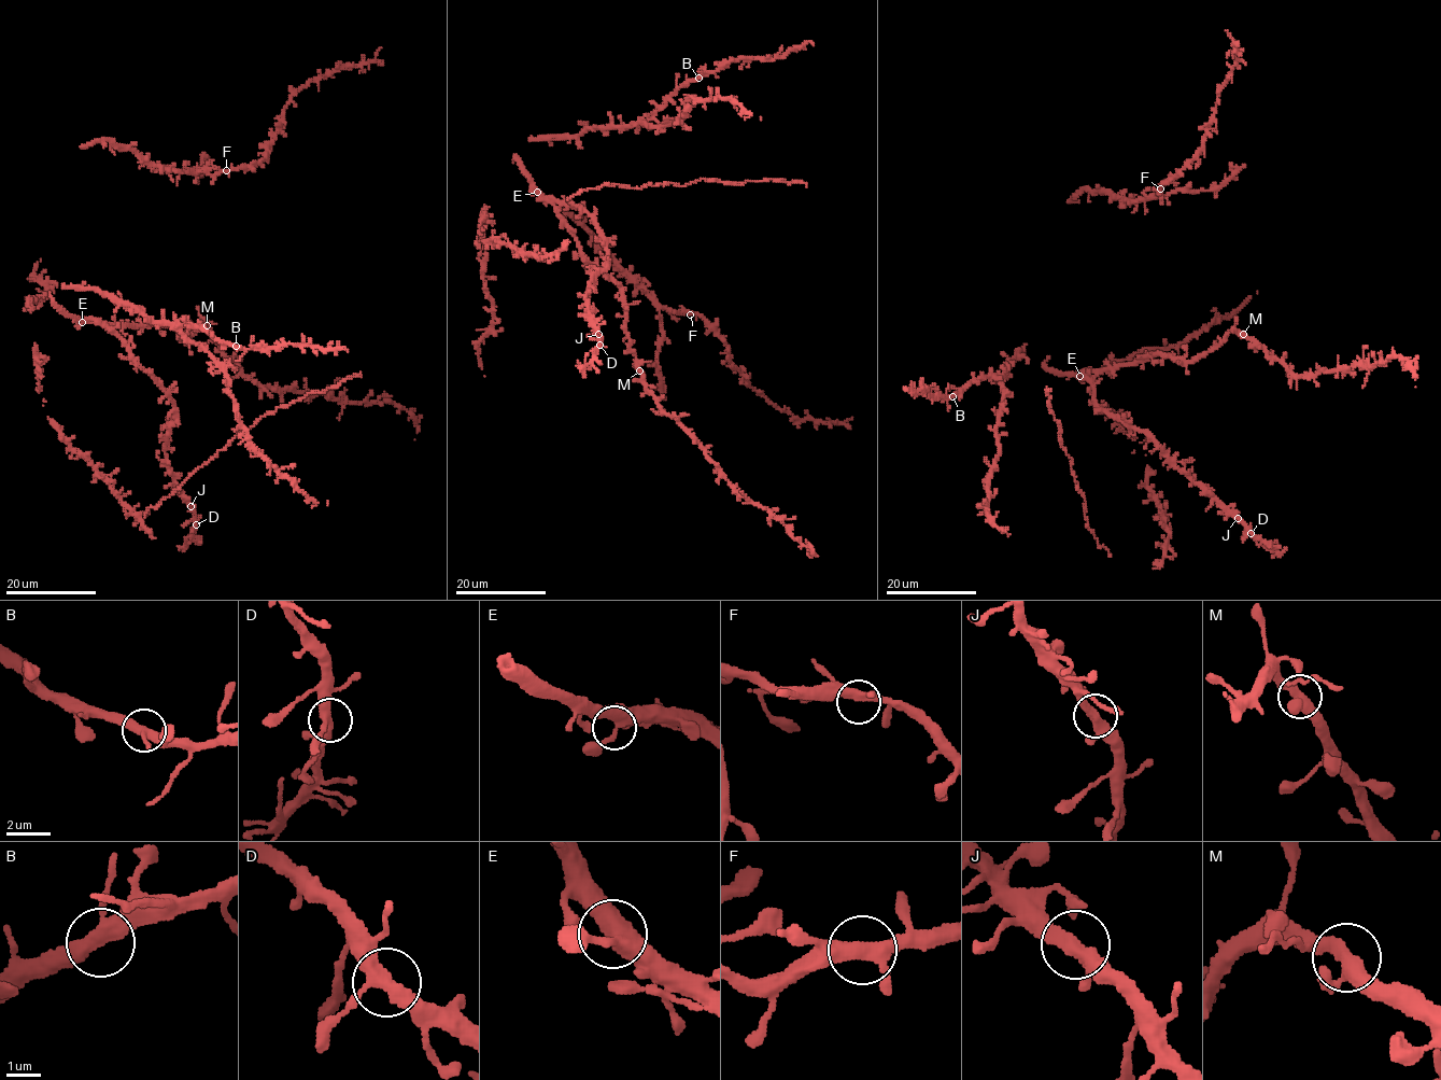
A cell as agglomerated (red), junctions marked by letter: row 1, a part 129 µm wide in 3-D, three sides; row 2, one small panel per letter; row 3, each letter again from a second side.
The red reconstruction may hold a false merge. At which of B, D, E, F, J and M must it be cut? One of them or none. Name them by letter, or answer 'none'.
none

